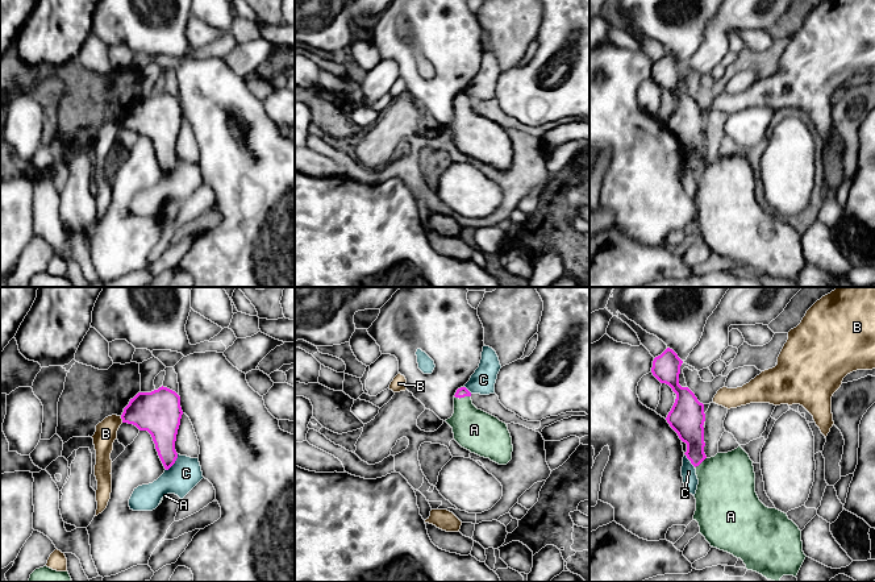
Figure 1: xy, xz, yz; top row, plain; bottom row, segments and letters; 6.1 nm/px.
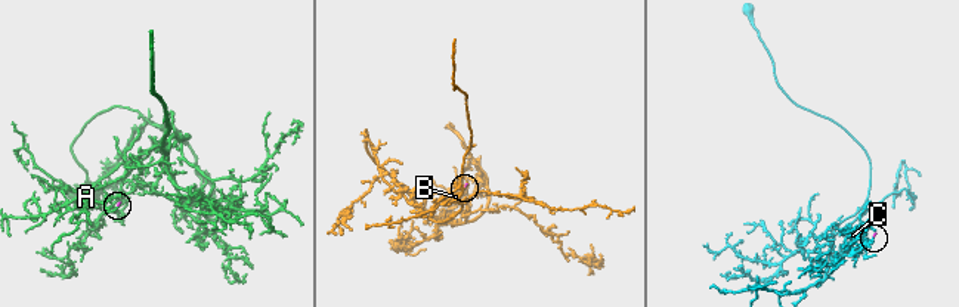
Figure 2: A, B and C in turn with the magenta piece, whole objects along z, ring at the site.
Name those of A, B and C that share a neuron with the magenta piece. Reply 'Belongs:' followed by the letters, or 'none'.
Belongs: A

